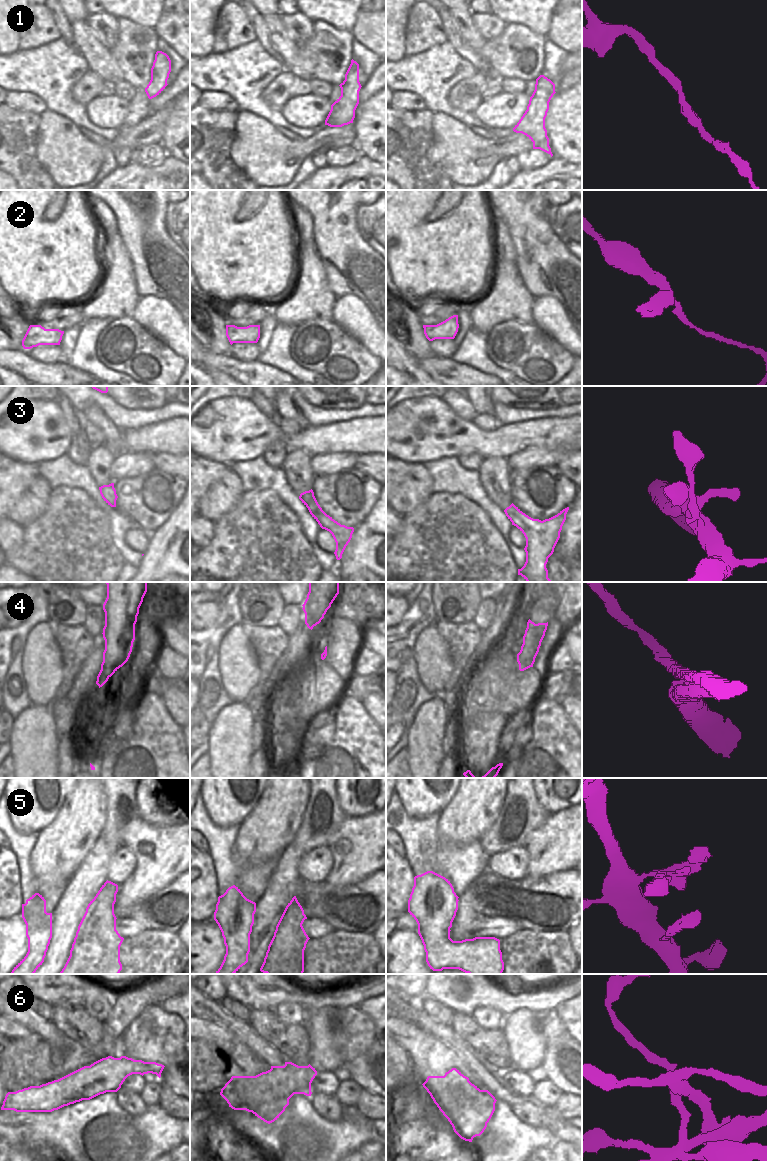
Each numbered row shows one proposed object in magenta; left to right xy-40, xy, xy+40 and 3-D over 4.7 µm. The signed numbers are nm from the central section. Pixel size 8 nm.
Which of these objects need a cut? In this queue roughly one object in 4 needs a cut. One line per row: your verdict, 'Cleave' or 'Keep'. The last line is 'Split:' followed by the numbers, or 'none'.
1: Keep
2: Keep
3: Keep
4: Keep
5: Keep
6: Cleave
Split: 6

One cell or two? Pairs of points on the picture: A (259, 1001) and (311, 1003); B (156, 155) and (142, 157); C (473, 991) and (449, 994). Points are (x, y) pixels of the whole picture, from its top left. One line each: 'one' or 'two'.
A: one
B: one
C: one

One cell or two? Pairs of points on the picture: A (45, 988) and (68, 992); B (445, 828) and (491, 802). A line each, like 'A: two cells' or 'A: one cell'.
A: one cell
B: one cell

